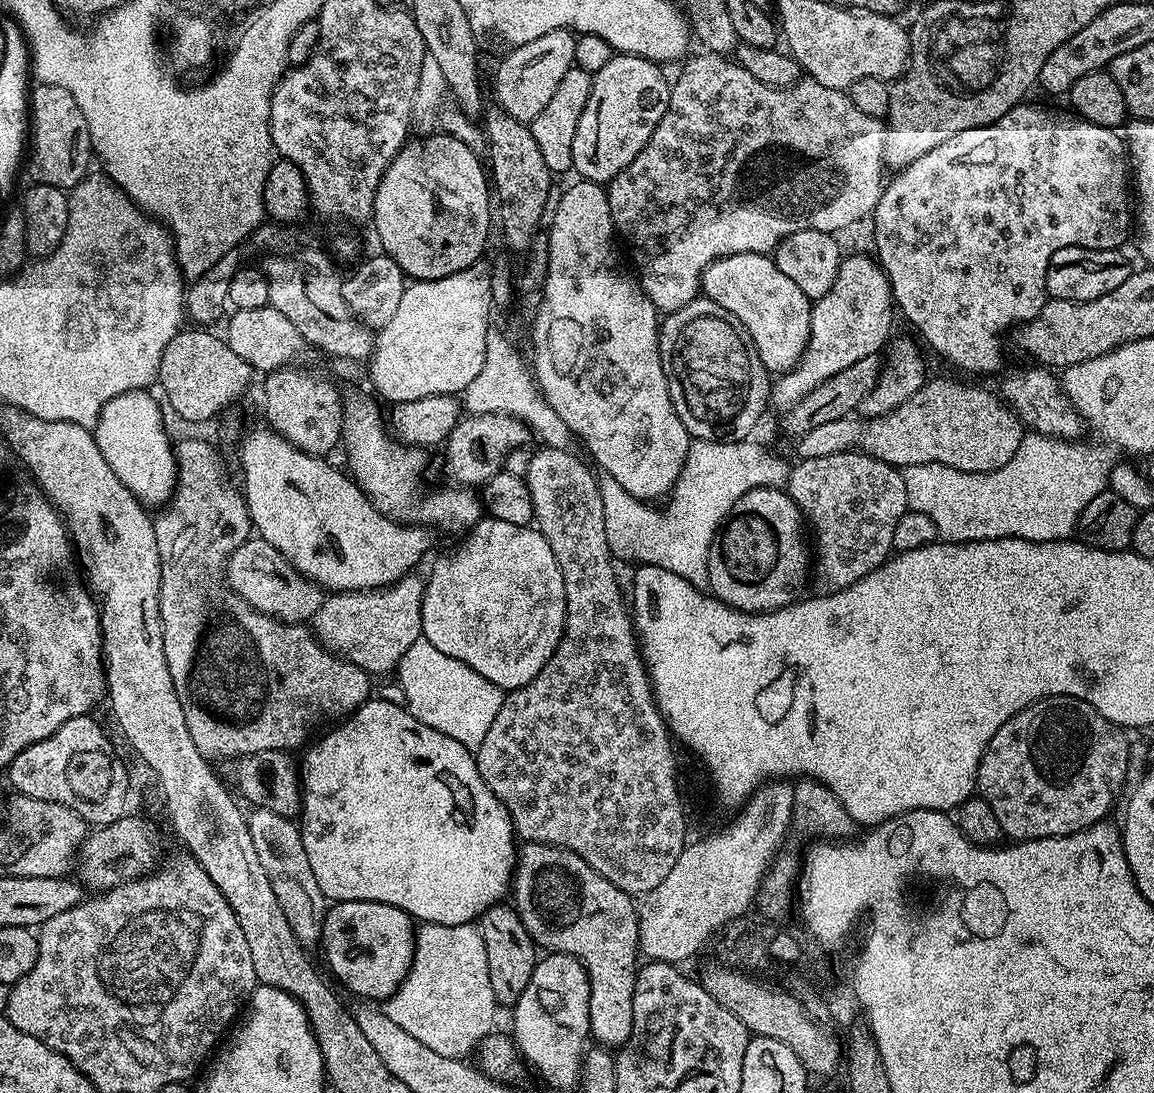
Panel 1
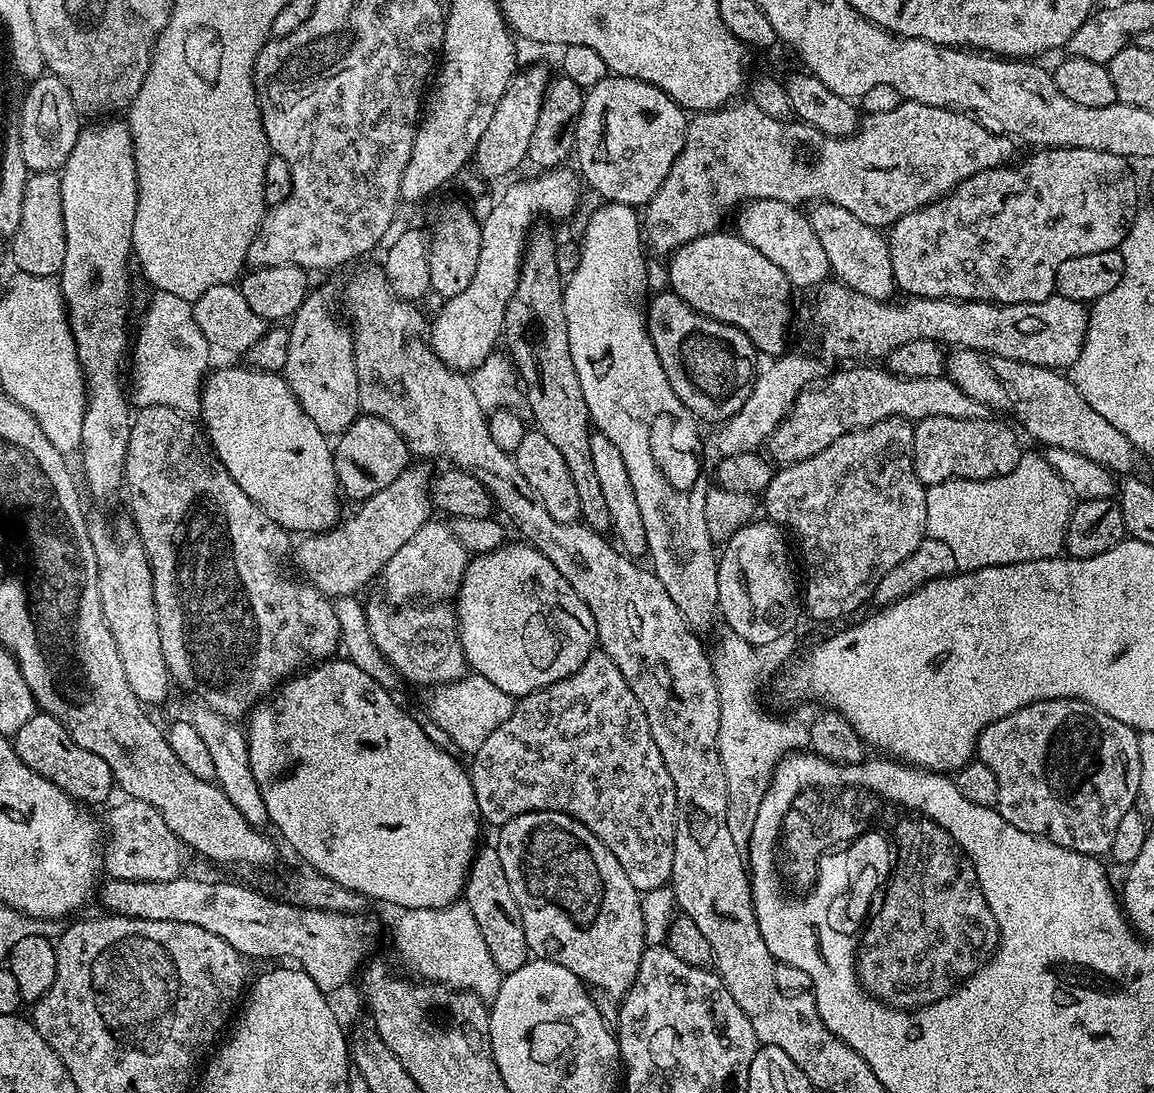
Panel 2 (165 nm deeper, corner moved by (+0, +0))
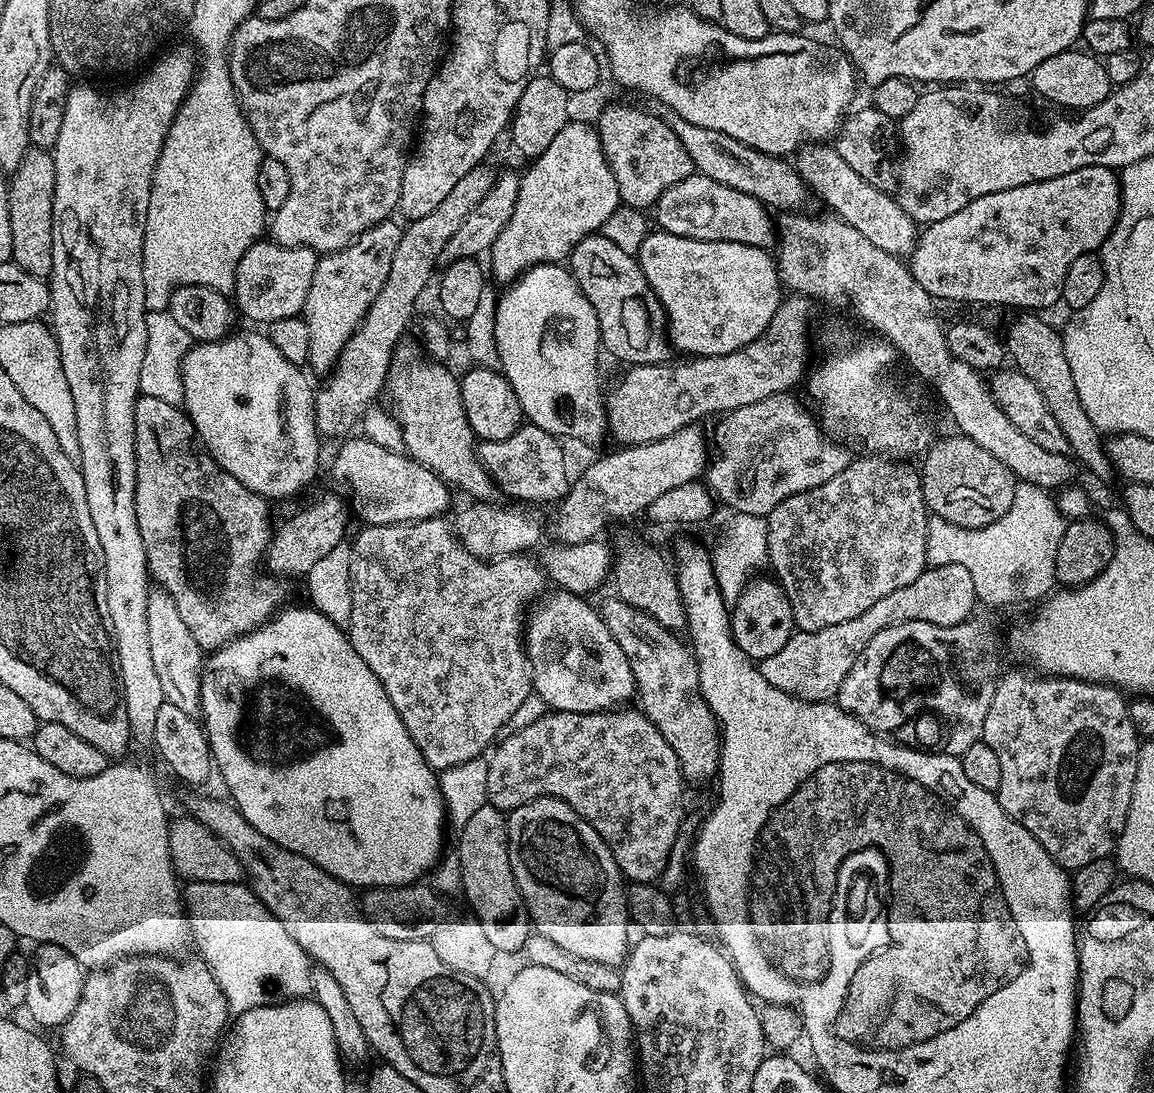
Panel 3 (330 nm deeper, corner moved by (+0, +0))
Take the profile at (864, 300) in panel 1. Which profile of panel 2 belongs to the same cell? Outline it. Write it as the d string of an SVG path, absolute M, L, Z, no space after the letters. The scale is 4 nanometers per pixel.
M791 350L775 357L765 368L763 365L752 382L750 398L742 402L742 410L738 410L717 427L720 428L716 432L717 453L720 456L733 456L757 451L774 434L801 392L817 383L816 375L819 372L820 364L814 357L803 356L802 353Z

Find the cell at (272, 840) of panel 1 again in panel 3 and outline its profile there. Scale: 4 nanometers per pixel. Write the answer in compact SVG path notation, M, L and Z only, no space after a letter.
M159 586L153 587L148 593L146 626L150 633L150 655L165 701L186 710L186 714L196 716L200 710L200 672L204 668L206 656L198 642L194 642L190 626L186 626L186 622L182 622L182 617L178 615L174 598L170 598L170 594L166 594Z

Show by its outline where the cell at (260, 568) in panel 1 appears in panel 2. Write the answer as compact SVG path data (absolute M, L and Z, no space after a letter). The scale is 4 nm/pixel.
M416 462L404 469L390 486L378 490L369 500L363 501L360 508L352 517L341 519L336 527L328 529L326 532L317 532L303 537L300 545L295 545L294 560L296 556L295 571L309 584L313 584L323 596L329 598L339 598L342 596L356 596L360 591L371 582L372 579L379 577L383 573L386 562L402 550L402 546L433 515L434 509L430 499L430 475L424 462Z

